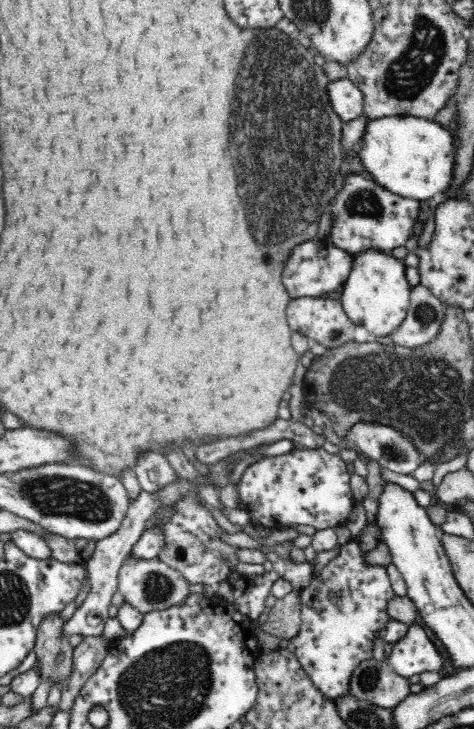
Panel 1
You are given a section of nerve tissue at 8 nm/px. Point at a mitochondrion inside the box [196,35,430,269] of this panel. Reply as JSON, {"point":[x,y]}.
{"point":[362,202]}

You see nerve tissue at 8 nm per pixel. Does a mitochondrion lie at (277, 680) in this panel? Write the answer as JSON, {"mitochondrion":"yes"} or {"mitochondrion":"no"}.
{"mitochondrion":"no"}

